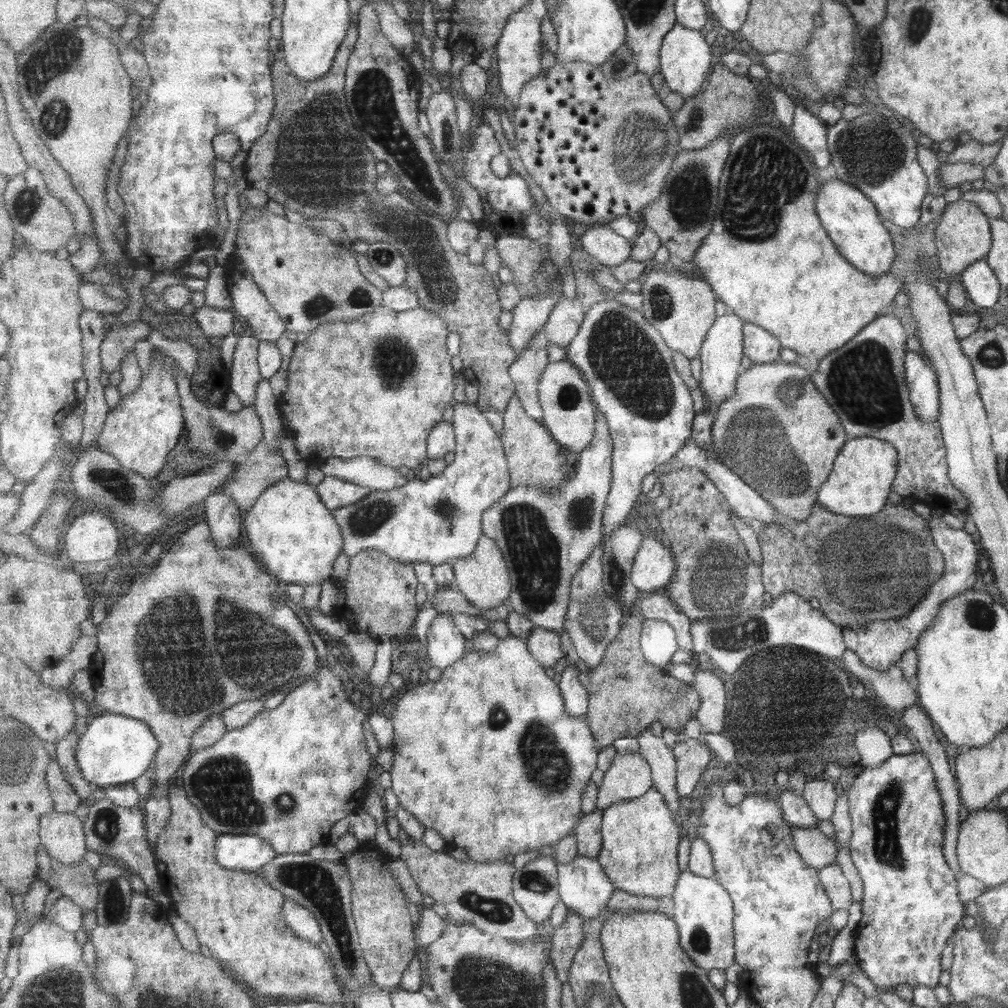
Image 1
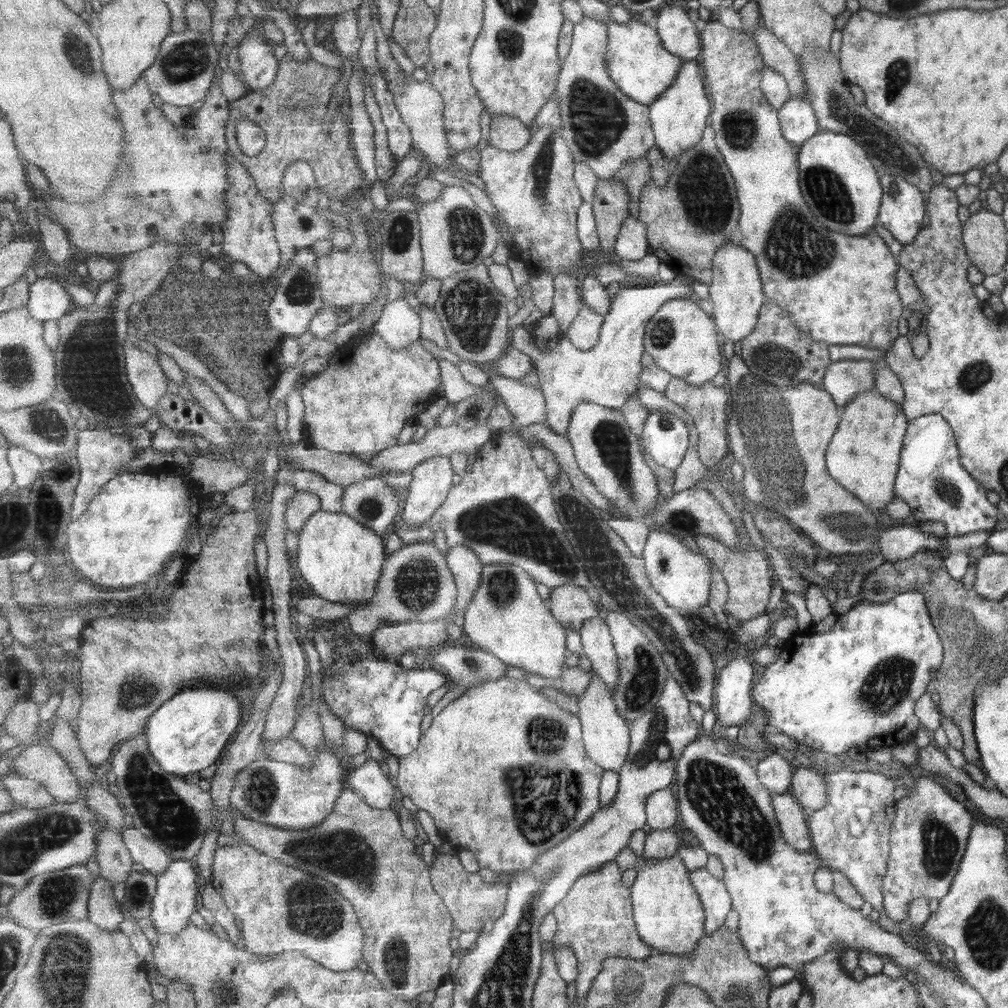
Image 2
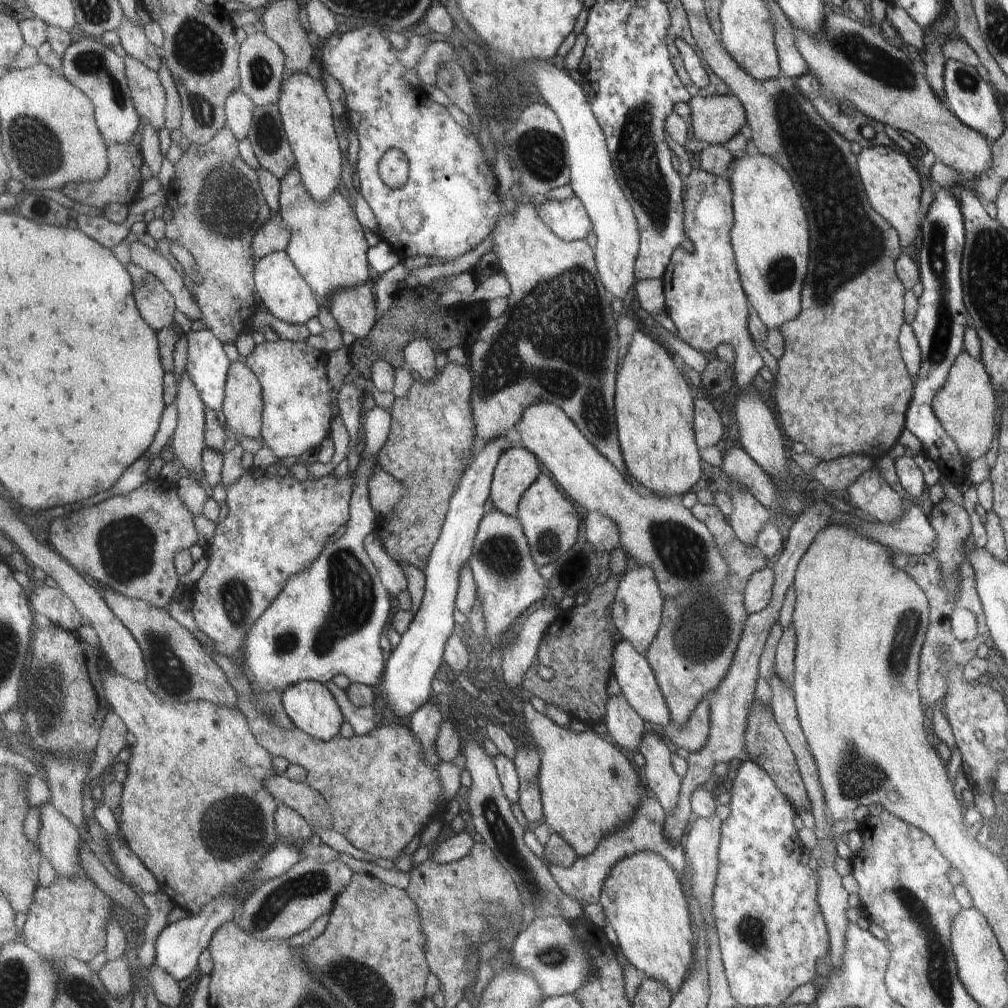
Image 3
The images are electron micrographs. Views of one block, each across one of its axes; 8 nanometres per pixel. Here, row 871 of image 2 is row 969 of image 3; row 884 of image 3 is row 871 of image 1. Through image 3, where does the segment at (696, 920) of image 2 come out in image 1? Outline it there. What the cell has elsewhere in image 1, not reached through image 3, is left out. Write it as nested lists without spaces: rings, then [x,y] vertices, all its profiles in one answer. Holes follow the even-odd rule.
[[[654,786],[645,796],[636,799],[621,801],[606,808],[603,813],[603,845],[599,853],[600,864],[607,877],[616,888],[620,888],[635,896],[654,896],[659,899],[663,896],[673,897],[679,883],[681,870],[679,868],[679,828],[671,816],[673,810],[669,808],[668,801]]]

